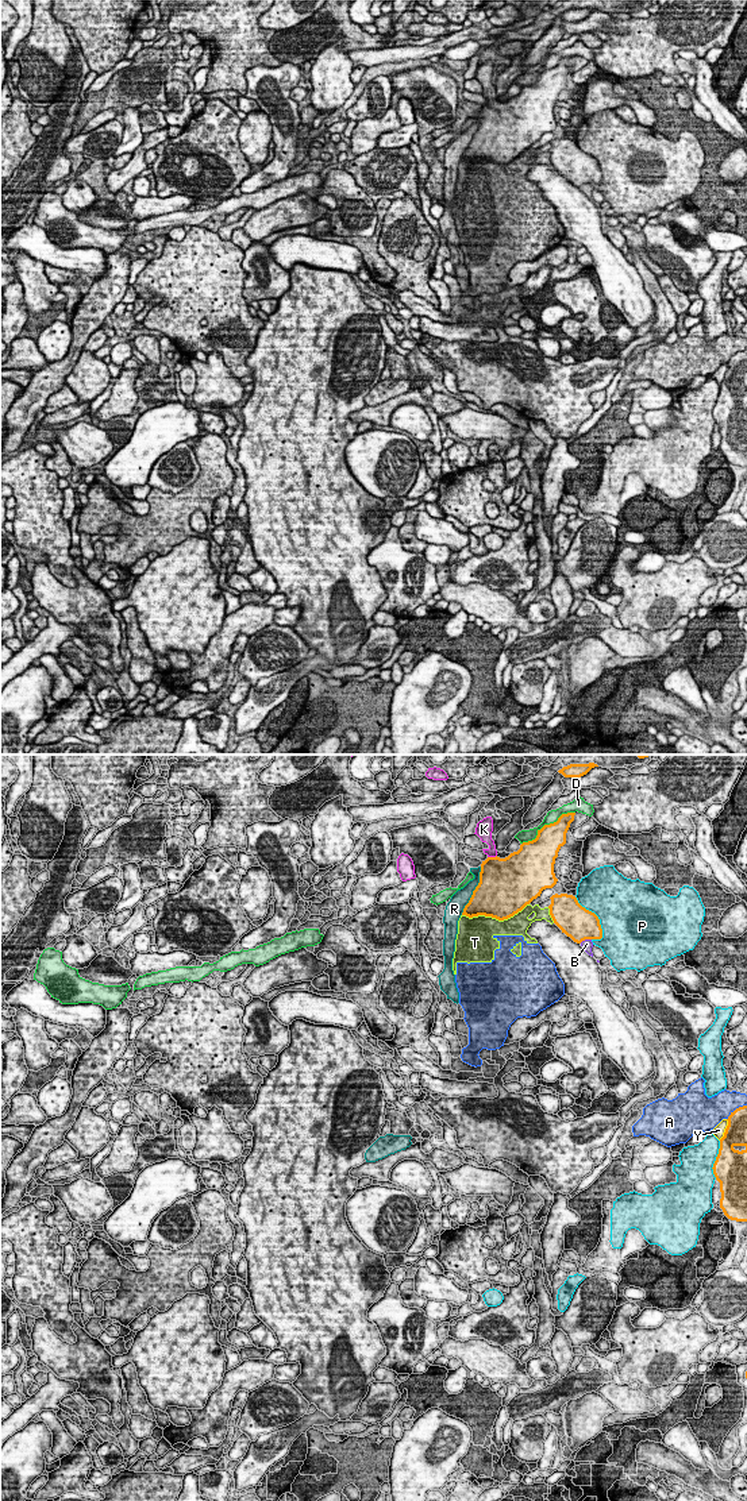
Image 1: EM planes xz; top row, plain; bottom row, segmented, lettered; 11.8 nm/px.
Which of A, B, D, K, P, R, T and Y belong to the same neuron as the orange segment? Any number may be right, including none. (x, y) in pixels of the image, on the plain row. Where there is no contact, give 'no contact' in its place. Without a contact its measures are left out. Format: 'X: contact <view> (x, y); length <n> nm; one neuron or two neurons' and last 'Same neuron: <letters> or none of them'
A: contact xz (735, 354); length 300 nm; two neurons
B: contact xz (585, 182); length 150 nm; two neurons
D: contact xz (546, 69); length 750 nm; two neurons
K: contact xz (492, 101); length 120 nm; one neuron
P: contact xz (597, 161); length 600 nm; two neurons
R: contact xz (473, 135); length 650 nm; two neurons
T: contact xz (495, 161); length 800 nm; two neurons
Y: contact xz (726, 374); length 280 nm; two neurons
Same neuron: K

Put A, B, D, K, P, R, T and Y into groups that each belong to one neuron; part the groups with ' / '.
A T / B / D / K / P / R / Y

